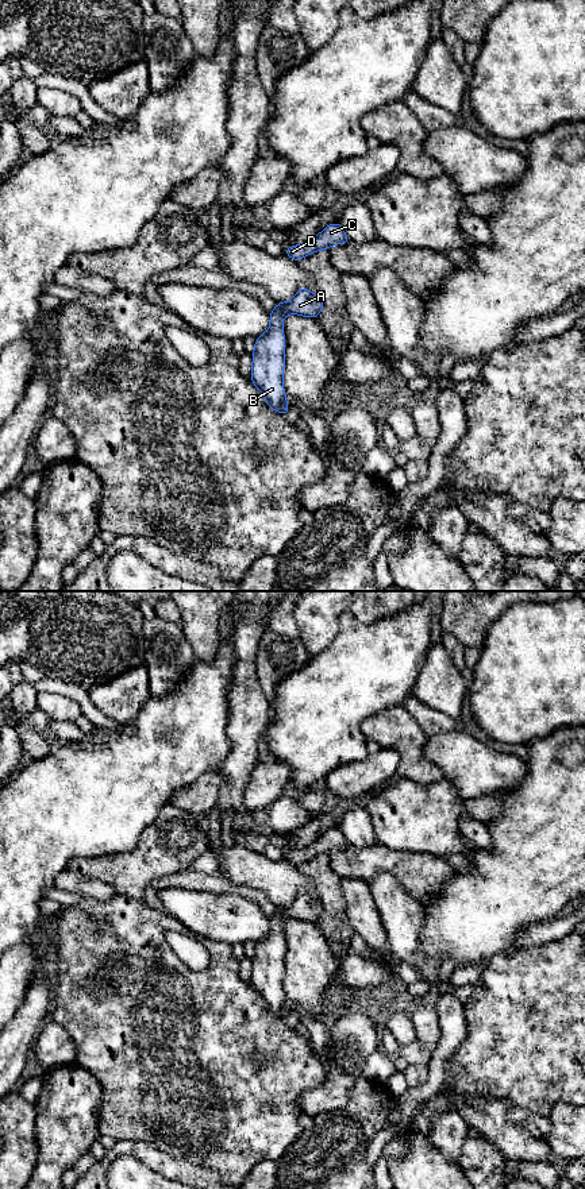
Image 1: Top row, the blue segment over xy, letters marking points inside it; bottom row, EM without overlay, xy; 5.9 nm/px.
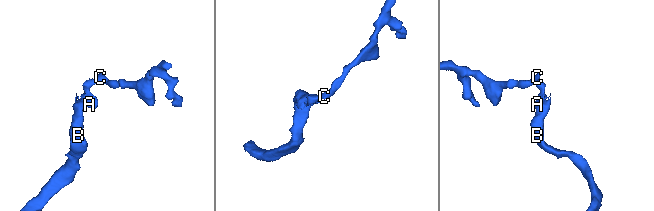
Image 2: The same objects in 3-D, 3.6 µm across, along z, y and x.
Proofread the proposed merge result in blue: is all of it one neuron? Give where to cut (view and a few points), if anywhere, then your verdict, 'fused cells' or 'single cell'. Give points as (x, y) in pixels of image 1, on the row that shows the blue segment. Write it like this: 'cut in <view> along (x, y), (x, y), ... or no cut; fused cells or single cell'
cut in xy along (289, 301), (281, 317); fused cells

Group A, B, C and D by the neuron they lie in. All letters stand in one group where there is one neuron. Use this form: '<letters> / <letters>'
A C D / B

